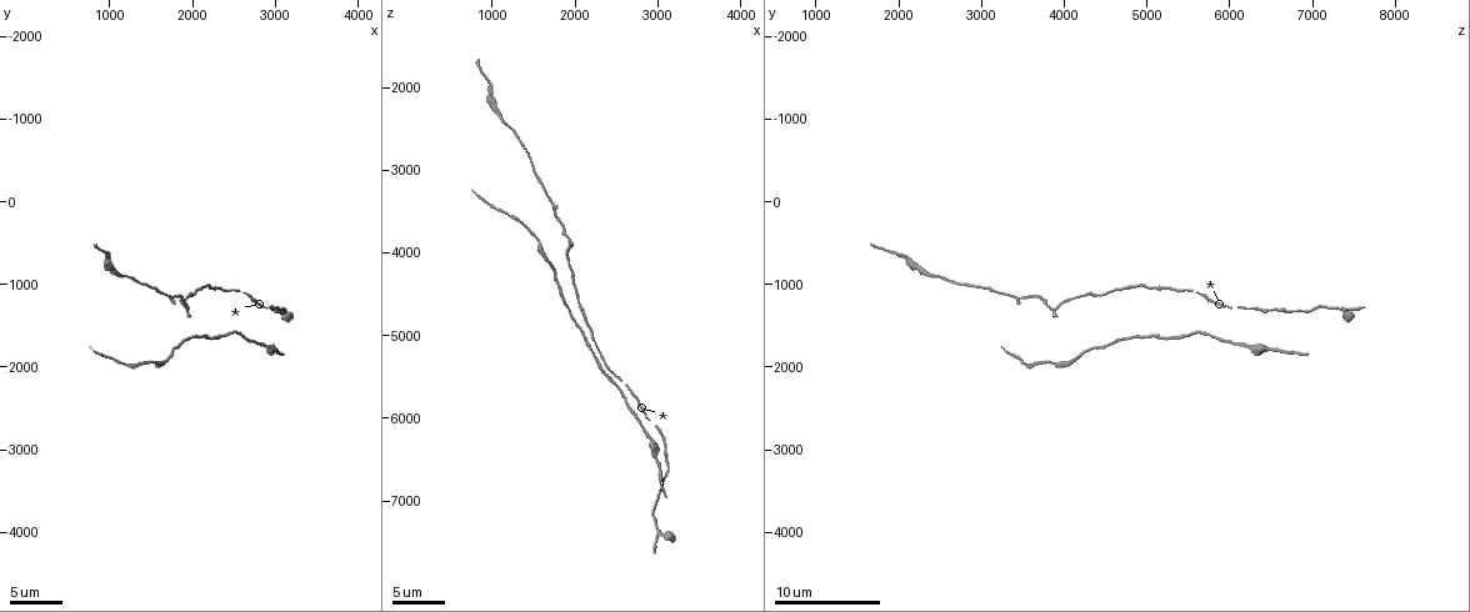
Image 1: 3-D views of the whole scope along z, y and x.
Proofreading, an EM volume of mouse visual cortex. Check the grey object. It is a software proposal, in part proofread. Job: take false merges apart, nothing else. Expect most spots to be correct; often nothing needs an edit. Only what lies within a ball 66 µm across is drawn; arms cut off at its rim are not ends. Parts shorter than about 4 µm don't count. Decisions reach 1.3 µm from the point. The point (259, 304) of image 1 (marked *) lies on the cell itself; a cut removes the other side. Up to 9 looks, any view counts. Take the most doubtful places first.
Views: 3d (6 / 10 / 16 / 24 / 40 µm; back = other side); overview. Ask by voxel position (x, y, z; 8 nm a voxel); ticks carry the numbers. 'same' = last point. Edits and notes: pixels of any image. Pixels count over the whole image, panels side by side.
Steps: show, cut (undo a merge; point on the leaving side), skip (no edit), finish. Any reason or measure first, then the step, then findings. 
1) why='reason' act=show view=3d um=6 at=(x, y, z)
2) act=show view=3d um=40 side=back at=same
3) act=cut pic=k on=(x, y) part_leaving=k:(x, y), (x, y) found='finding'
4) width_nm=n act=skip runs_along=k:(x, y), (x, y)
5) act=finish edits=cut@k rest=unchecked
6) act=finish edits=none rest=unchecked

act=show view=3d um=6 at=(3100, 1300, 6400)

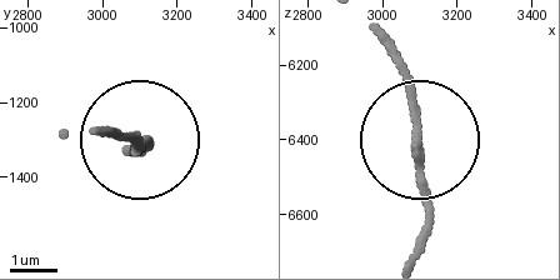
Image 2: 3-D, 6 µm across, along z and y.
why='from behind' act=show view=3d um=6 side=back at=(3080, 1310, 6390)

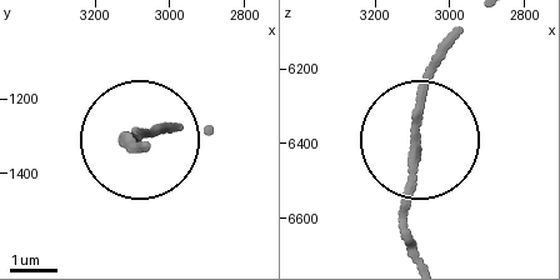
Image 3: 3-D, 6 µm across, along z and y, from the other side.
act=skip found='continuous, no second cell'

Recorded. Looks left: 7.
why='thin neck' act=show view=3d um=16 at=(2200, 1650, 5200)

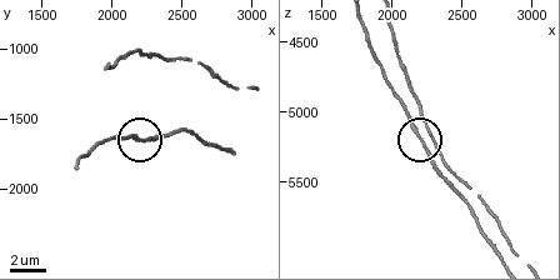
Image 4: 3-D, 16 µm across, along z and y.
act=skip found='all the same cell'

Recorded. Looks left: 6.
why='a narrow waist' act=show view=3d um=10 at=(1650, 1100, 3300)

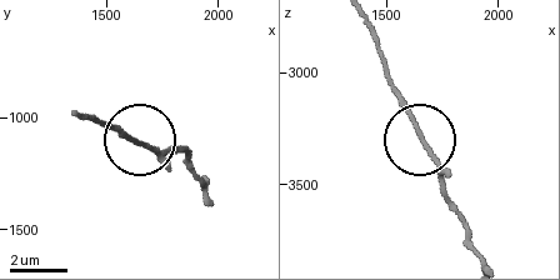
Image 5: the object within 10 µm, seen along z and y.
act=show view=3d um=10 side=back at=(1660, 1120, 3280)

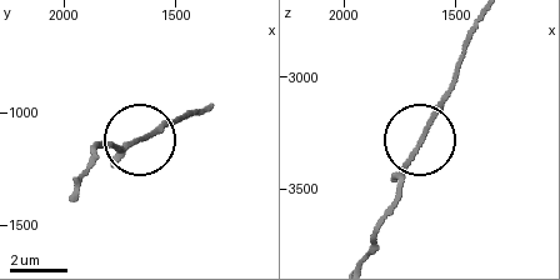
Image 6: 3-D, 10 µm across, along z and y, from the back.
act=skip found='continuous, no second cell'

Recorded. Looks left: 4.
why='calibre changes' act=show view=3d um=16 at=(2650, 1150, 5700)

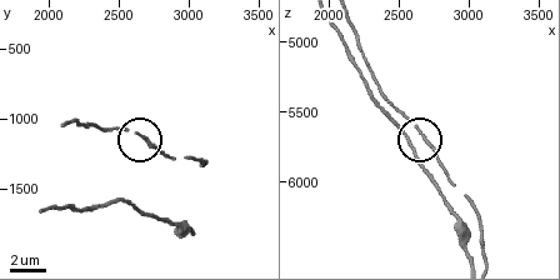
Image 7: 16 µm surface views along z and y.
act=skip runs_along=7:(160, 151), (134, 133), (108, 129) found='one cell here'

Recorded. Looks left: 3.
act=finish edits=none rest=unchecked

